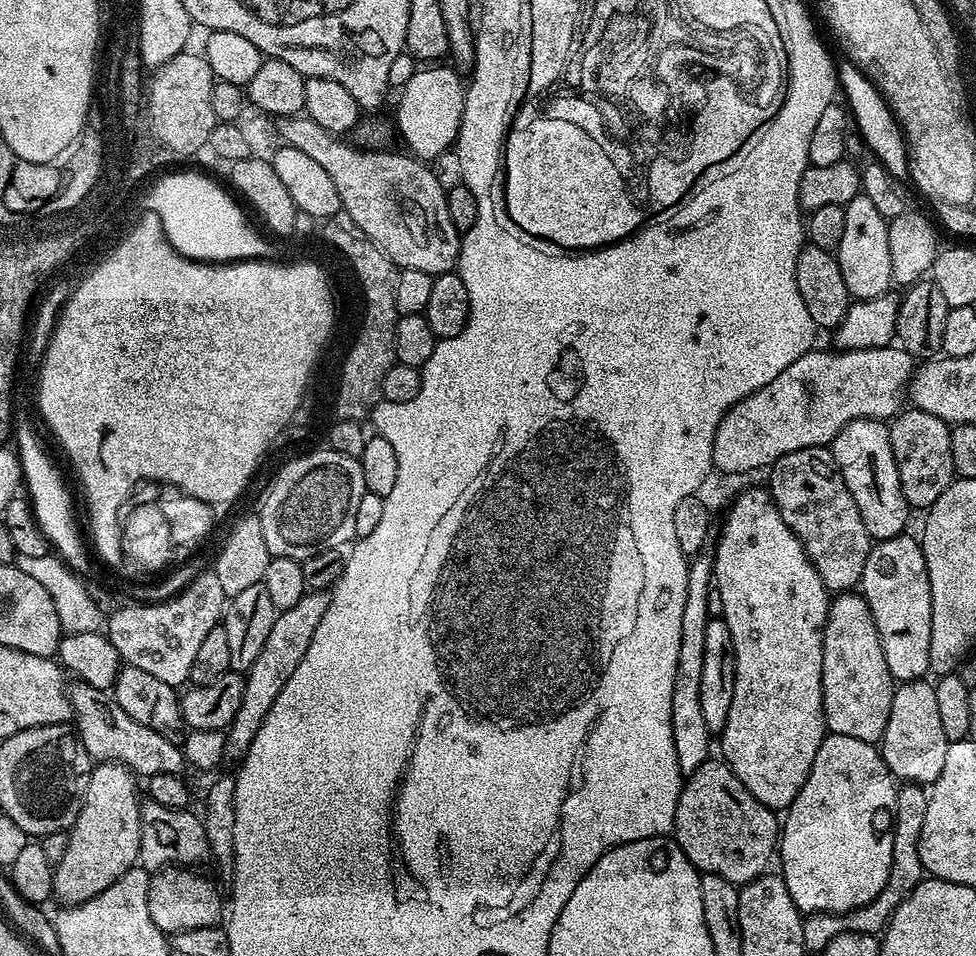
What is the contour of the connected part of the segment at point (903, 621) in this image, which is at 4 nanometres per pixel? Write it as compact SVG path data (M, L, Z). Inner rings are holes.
M908 535L875 541L858 585L865 602L870 606L870 614L874 614L874 626L878 626L882 654L886 654L886 666L896 682L923 680L929 675L930 666L932 599L926 558L921 541Z

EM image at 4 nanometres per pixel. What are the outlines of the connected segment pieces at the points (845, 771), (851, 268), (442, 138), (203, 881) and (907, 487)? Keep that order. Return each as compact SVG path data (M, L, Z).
M825 735L802 790L783 813L778 837L779 871L801 913L853 912L882 894L894 854L897 787L876 744Z
M863 194L854 197L848 204L844 205L846 214L846 226L843 227L841 244L834 251L838 266L842 270L842 279L846 281L846 290L853 301L869 300L879 296L889 295L893 287L892 267L890 266L890 242L888 241L888 221L882 214L878 214L874 202Z
M444 66L421 67L398 92L400 105L396 108L395 131L396 128L400 131L405 144L403 147L425 162L432 162L435 156L442 155L447 148L449 151L455 145L464 113L466 84L460 81L461 73L452 66L440 67Z
M173 866L171 868L165 868L164 871L155 873L148 881L148 909L150 910L150 918L154 918L154 926L158 926L158 930L165 934L171 934L174 932L181 932L182 930L198 930L199 928L215 928L221 923L222 917L226 912L226 904L220 901L220 892L207 880L204 876L199 876L199 871L190 868L181 868L179 866Z
M908 406L892 417L888 433L890 450L894 450L894 462L898 466L898 482L909 509L931 508L954 479L954 460L950 458L950 425L942 418L934 418L934 414L926 414L926 410Z

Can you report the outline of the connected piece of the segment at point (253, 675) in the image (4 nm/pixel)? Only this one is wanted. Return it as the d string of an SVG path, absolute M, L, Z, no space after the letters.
M308 590L302 598L298 598L290 610L276 613L274 627L266 642L262 645L254 666L244 676L242 690L242 706L238 706L238 714L234 714L232 723L226 732L225 757L230 761L239 762L250 750L250 742L254 742L254 734L262 722L266 722L266 714L270 714L270 706L274 706L274 698L282 694L282 686L290 682L290 674L298 670L298 662L306 658L306 650L310 650L310 642L314 638L314 630L318 630L318 622L322 622L322 614L326 614L330 596L327 591Z

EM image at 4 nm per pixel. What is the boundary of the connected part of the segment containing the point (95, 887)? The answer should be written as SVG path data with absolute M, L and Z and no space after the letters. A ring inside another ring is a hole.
M100 762L93 767L84 805L68 832L66 855L52 873L52 891L61 905L81 904L102 894L139 861L142 796L136 793L136 783L132 769L124 764Z

